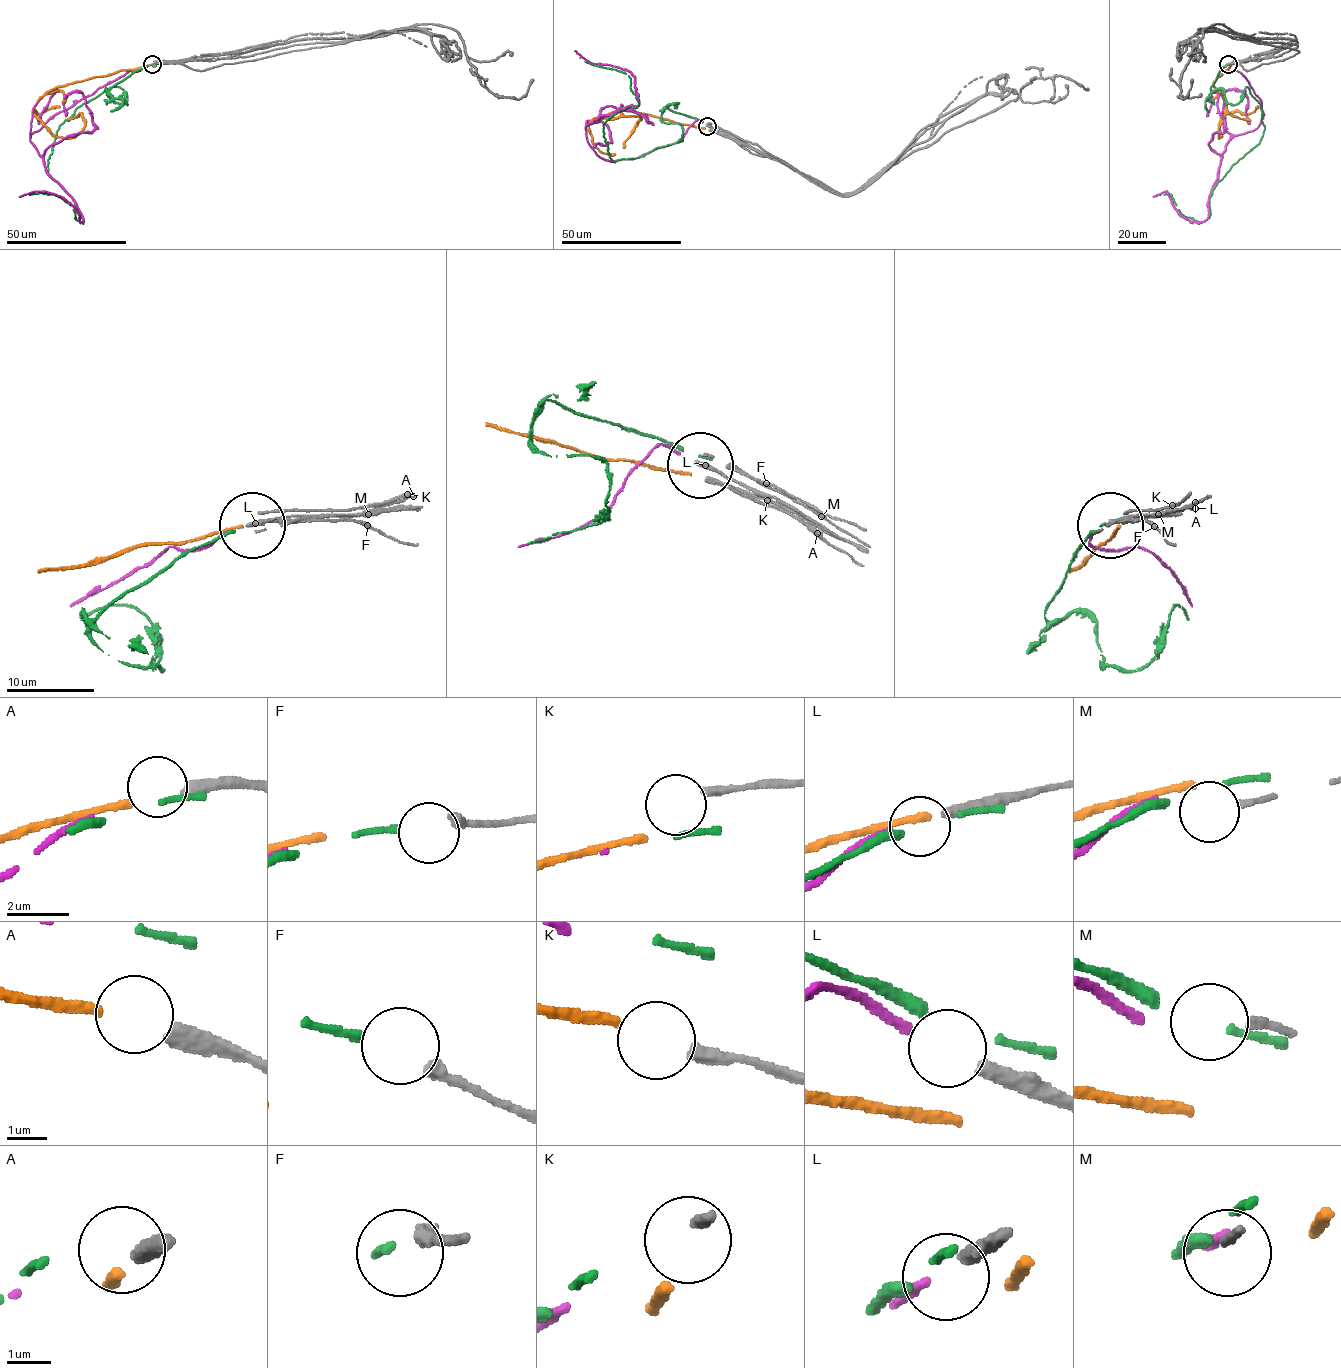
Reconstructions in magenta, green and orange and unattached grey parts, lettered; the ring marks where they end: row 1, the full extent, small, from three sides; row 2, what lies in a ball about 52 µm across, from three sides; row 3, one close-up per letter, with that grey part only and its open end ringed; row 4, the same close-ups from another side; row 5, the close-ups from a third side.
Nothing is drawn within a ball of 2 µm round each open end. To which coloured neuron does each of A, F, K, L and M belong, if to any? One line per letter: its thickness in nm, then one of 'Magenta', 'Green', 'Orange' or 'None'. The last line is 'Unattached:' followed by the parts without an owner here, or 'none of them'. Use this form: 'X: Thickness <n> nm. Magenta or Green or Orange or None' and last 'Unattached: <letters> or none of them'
A: Thickness 440 nm. Orange
F: Thickness 320 nm. Green
K: Thickness 320 nm. None
L: Thickness 360 nm. Magenta
M: Thickness 180 nm. None
Unattached: K, M

